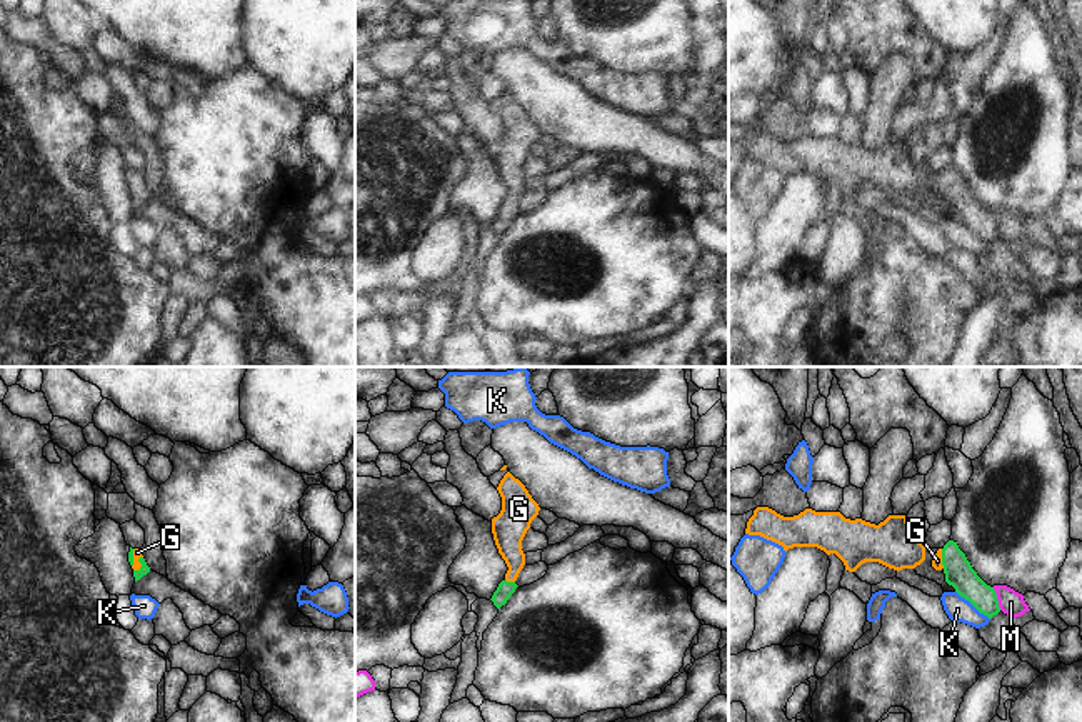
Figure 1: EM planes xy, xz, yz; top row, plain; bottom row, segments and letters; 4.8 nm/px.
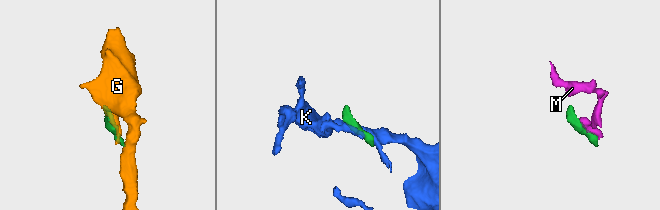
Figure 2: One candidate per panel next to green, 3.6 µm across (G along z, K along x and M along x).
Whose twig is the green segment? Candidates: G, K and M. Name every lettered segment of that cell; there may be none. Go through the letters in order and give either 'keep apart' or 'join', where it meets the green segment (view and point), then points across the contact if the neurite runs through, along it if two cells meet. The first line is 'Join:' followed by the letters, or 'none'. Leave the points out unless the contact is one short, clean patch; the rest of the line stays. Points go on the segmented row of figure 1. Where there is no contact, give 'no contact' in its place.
Join: G
G: join; contact yz (942, 559); way yz (959, 574), (942, 559), (937, 561)
K: keep apart; contact yz (972, 604); border yz (956, 591), (989, 619)
M: keep apart; contact yz (996, 599); border yz (992, 587), (1001, 609)

